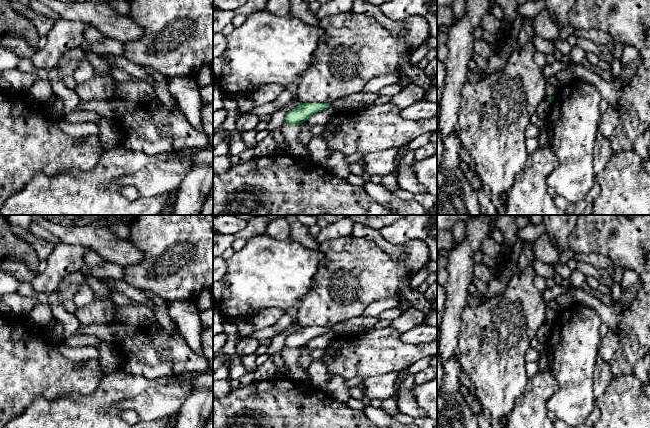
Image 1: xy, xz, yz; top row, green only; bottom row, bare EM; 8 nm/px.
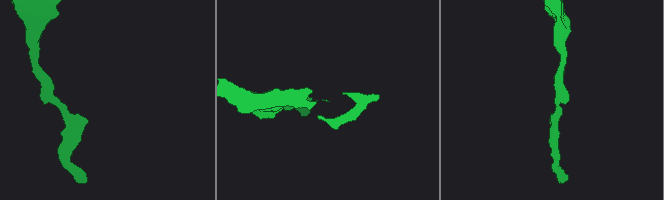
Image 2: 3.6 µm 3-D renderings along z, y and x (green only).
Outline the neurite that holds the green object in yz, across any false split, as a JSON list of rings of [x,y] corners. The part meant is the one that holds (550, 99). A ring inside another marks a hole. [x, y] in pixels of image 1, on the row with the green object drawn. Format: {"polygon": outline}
{"polygon": [[[547,82],[546,85],[546,99],[551,103],[556,95],[556,89],[553,85]]]}

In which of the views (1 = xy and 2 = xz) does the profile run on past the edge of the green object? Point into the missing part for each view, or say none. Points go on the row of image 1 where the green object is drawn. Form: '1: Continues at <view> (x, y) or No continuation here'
1: No continuation here
2: No continuation here

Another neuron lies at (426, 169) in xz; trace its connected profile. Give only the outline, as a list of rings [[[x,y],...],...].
[[[437,154],[422,160],[415,160],[412,170],[427,192],[437,199]]]

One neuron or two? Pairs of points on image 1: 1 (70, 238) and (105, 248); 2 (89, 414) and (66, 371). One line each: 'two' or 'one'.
1: one
2: two

